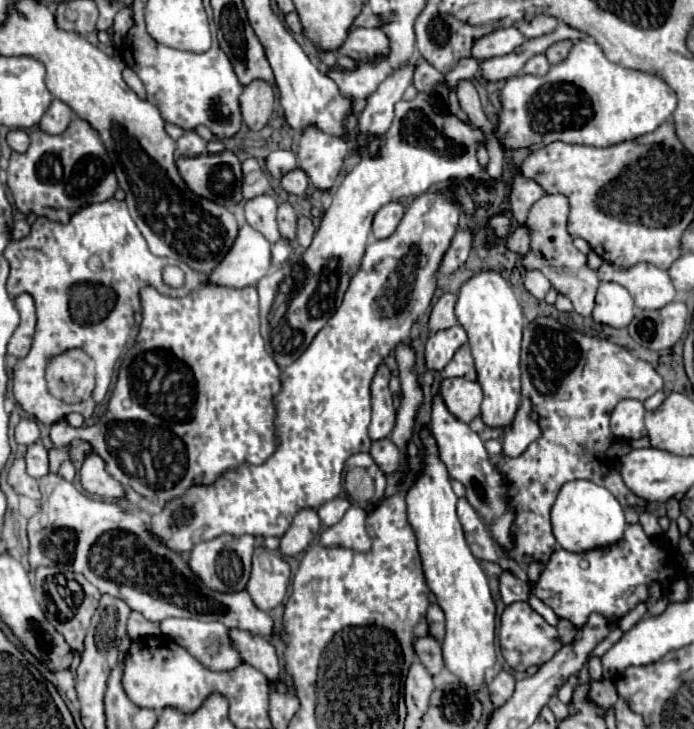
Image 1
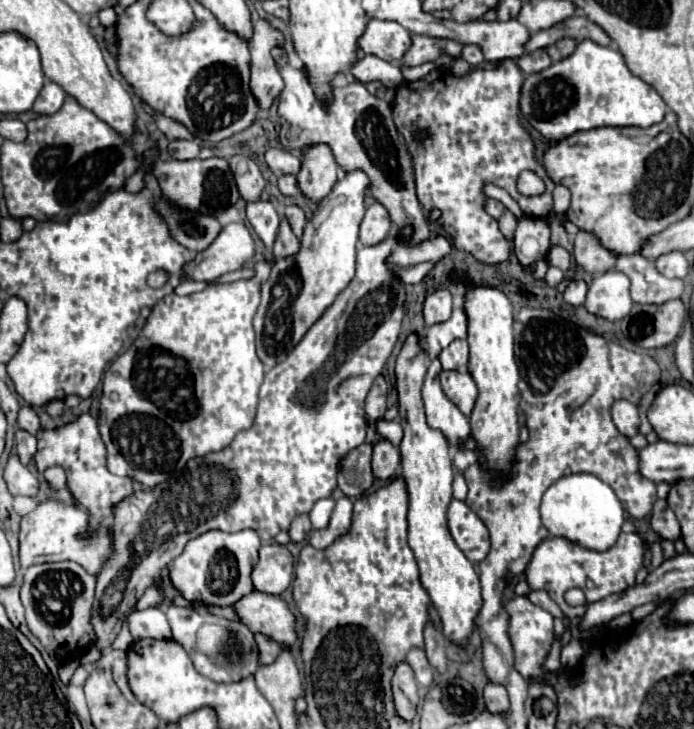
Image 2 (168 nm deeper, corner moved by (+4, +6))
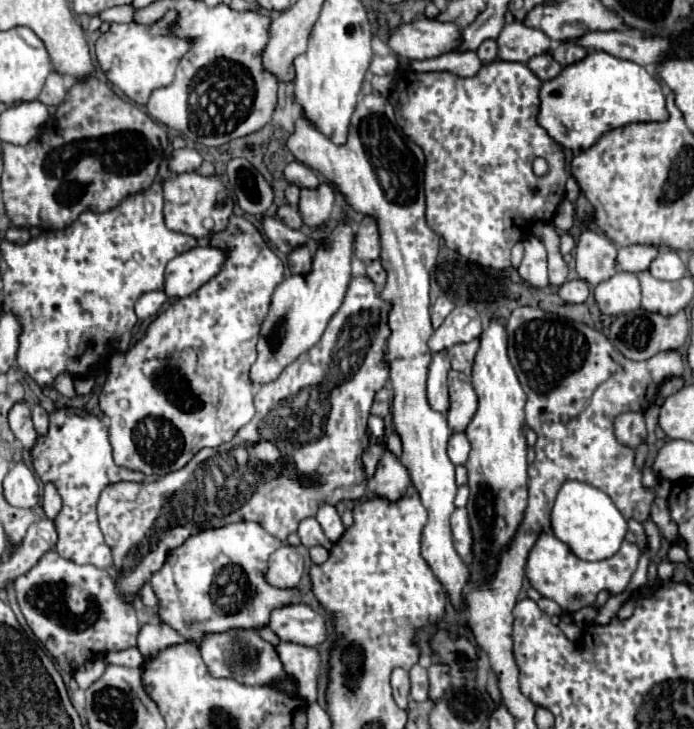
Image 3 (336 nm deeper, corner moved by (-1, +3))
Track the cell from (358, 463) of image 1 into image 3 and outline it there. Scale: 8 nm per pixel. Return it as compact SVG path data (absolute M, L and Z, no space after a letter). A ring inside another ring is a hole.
M377 443L377 445L371 445L371 447L363 453L363 465L365 465L367 477L373 477L375 467L377 467L379 459L383 457L383 451L385 451L385 447L383 447L381 443Z

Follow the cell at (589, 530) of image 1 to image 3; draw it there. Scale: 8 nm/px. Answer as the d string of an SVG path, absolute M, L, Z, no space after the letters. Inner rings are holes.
M565 481L551 509L551 529L575 557L583 561L601 561L619 551L627 533L627 521L601 489L579 481Z

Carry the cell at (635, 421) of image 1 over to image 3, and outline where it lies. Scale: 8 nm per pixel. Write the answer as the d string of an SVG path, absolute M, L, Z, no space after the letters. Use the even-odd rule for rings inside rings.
M621 413L615 419L615 437L623 445L637 449L643 443L643 439L647 437L643 413Z

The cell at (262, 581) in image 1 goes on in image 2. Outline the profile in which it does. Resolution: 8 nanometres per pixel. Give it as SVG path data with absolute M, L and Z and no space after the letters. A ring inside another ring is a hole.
M280 544L262 546L260 560L252 570L254 588L264 594L280 596L290 586L292 568L294 568L294 560L286 546Z

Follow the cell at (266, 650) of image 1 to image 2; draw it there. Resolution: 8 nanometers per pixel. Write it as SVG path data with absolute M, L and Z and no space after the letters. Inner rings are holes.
M254 634L254 638L256 638L256 646L260 650L260 664L272 664L278 656L278 652L276 652L278 644L264 634Z

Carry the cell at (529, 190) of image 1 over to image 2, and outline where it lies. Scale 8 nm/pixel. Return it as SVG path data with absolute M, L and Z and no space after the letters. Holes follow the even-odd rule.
M504 60L500 62L498 68L494 70L472 70L470 74L462 78L454 78L448 68L436 68L432 70L426 78L418 82L406 82L396 90L394 98L394 122L396 128L404 134L408 150L412 154L412 164L416 170L416 192L420 202L424 204L426 210L438 208L442 212L440 224L446 228L448 236L454 240L454 246L470 252L476 256L476 260L484 264L500 264L508 260L510 256L510 243L501 233L498 221L490 216L484 203L488 197L483 192L486 183L493 183L500 188L504 188L520 206L520 210L526 216L536 216L542 218L550 212L552 206L552 190L554 182L548 178L544 168L538 164L534 158L534 144L524 126L518 122L518 98L520 98L520 86L524 82L524 76L520 68L516 66L514 60ZM418 128L428 130L428 138L424 142L416 142L414 134ZM522 170L532 170L536 172L544 184L546 190L540 196L524 196L518 192L518 176Z

